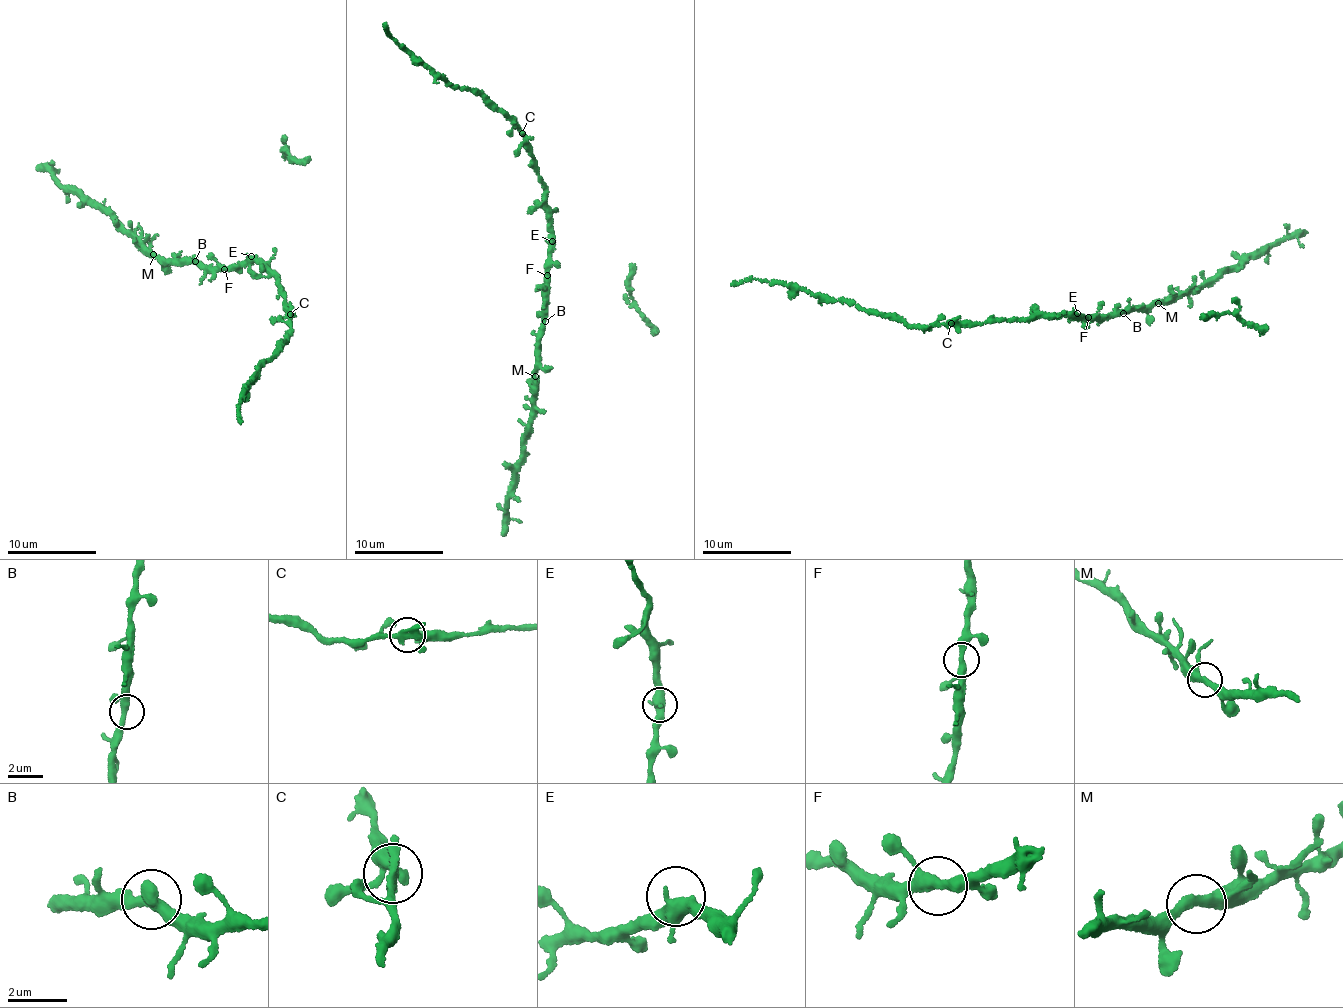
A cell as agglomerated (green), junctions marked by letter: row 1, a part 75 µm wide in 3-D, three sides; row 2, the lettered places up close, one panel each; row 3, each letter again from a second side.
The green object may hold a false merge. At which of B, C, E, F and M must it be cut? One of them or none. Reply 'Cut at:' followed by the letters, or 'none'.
Cut at: none

